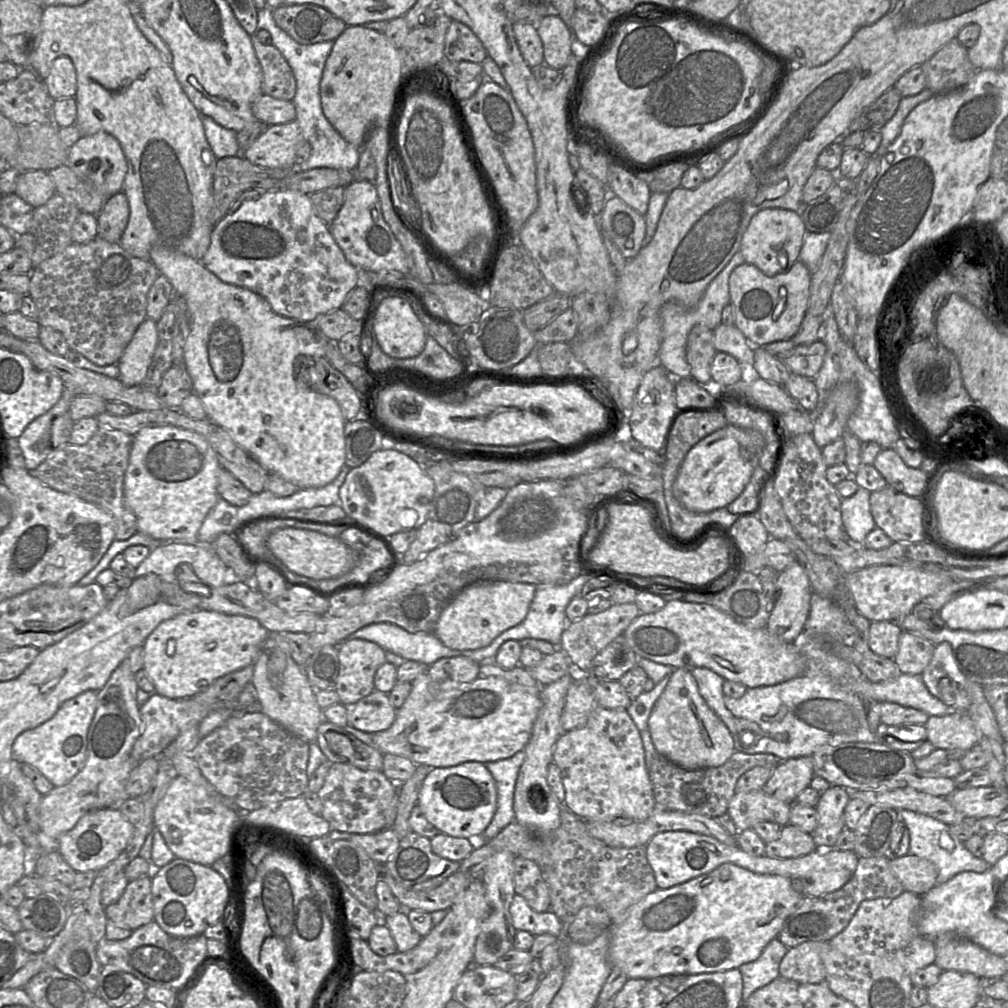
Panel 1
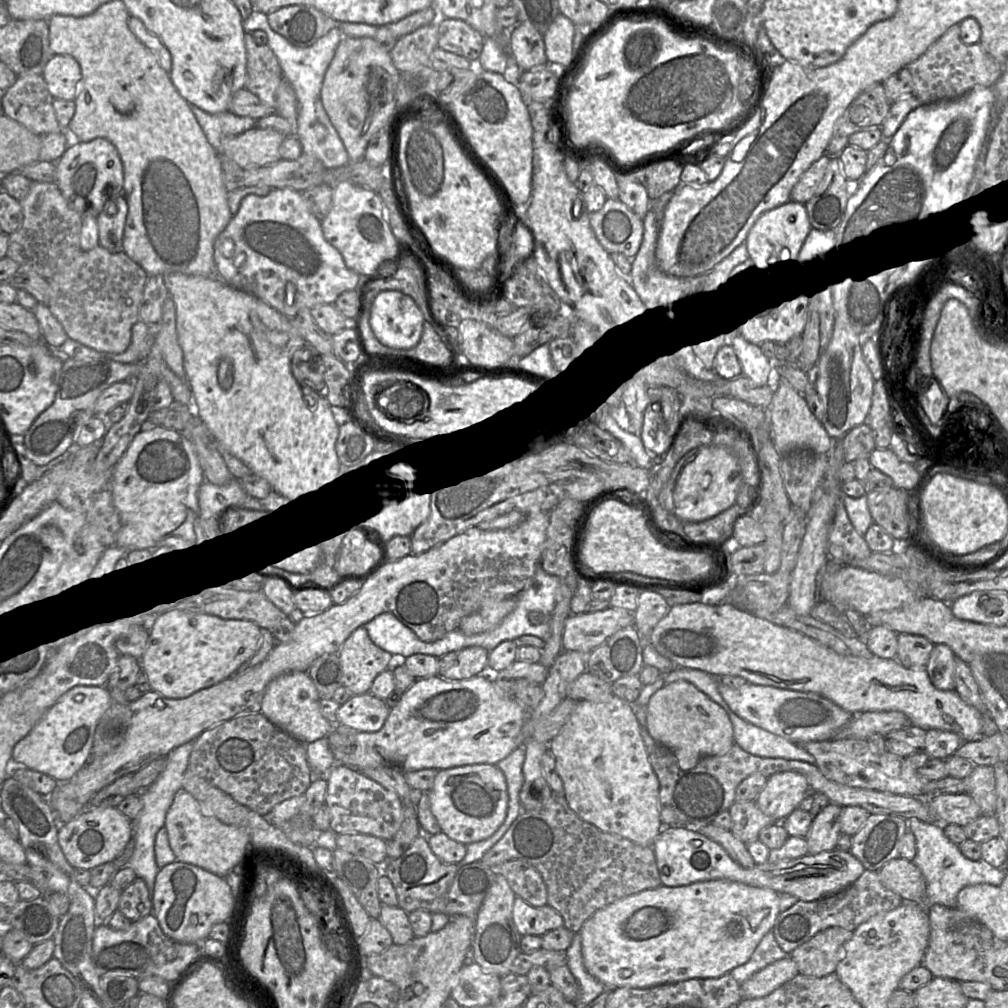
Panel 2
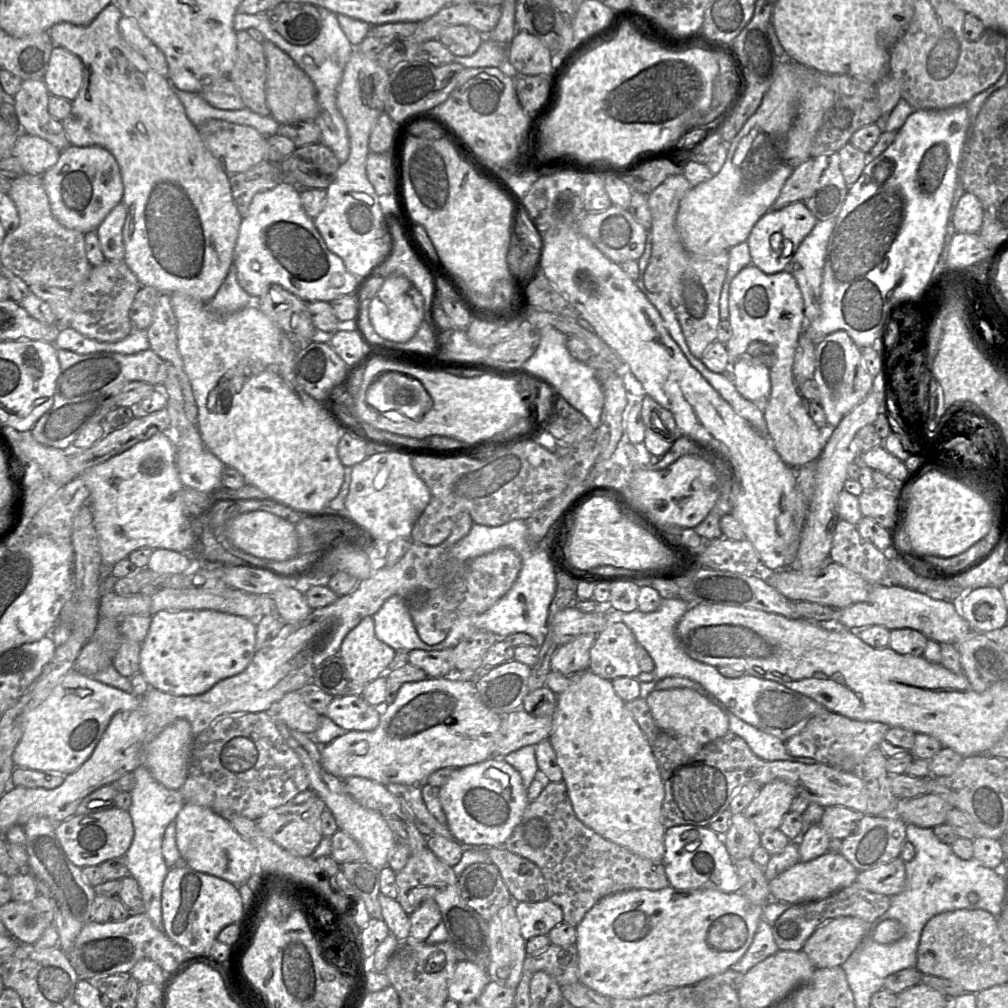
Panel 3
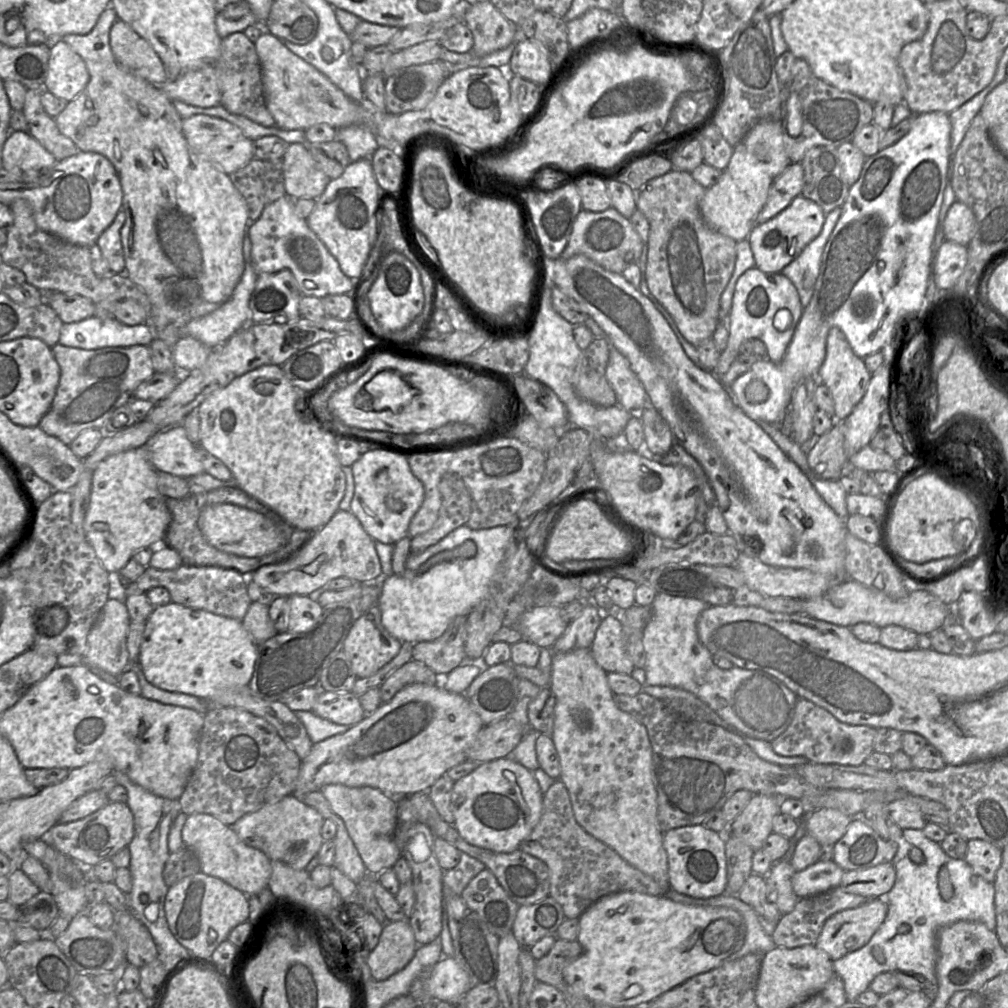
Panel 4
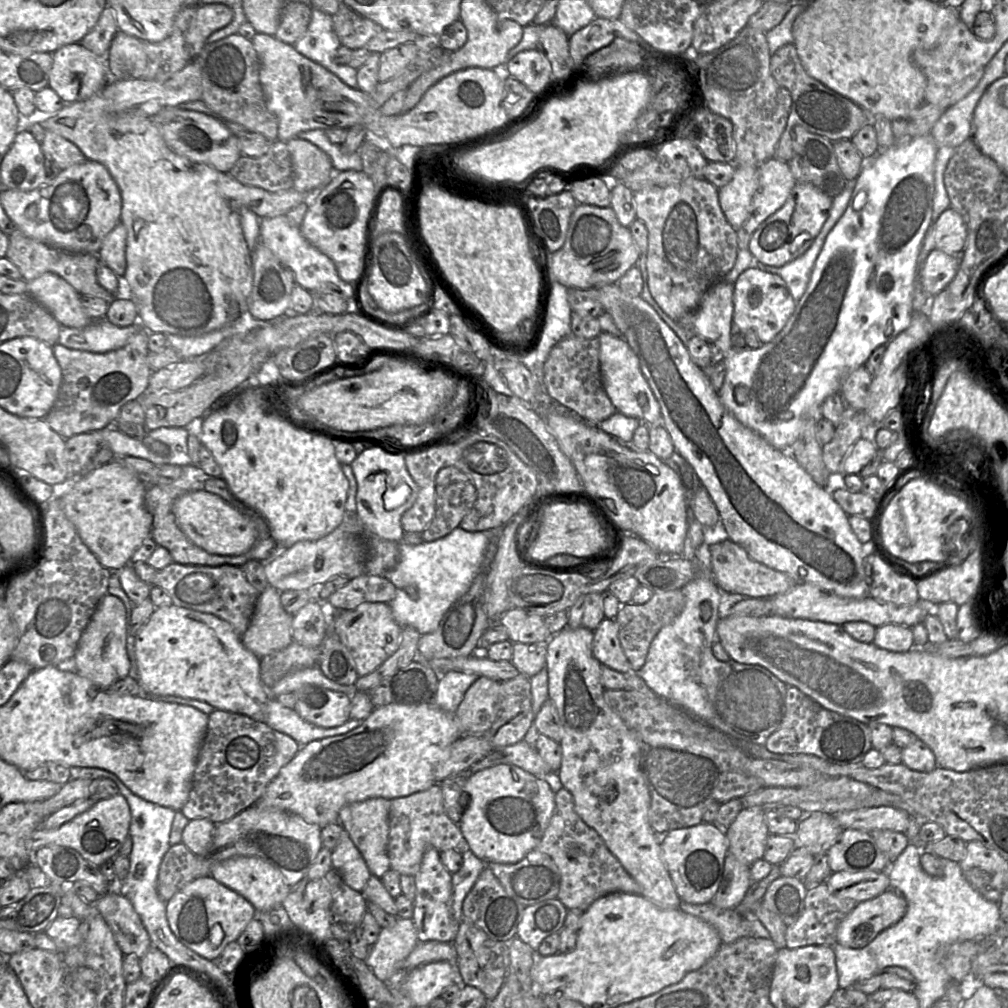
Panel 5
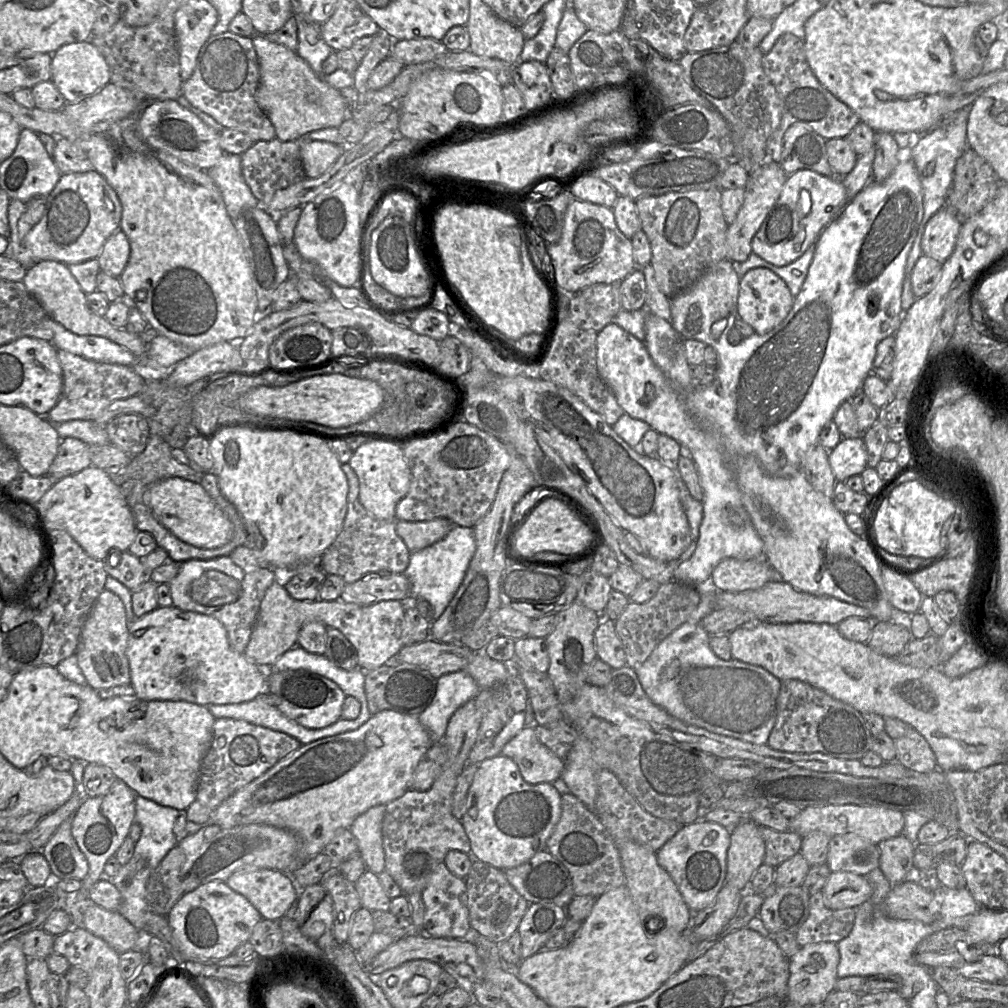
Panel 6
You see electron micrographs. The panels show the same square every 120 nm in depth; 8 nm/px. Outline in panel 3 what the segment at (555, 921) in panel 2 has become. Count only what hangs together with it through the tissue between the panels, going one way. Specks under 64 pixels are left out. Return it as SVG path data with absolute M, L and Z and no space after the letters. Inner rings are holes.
M552 901L518 902L515 912L525 941L540 935L548 935L551 929L563 922L561 908Z

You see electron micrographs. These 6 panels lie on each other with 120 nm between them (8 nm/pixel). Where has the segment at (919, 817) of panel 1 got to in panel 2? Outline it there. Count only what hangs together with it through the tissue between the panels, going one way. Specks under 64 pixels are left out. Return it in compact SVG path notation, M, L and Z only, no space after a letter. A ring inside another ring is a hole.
M917 818L907 820L909 830L916 841L916 854L912 862L921 870L926 880L926 894L921 904L928 908L934 904L955 907L960 890L976 884L1000 885L1006 875L1003 868L996 868L982 859L971 860L965 857L958 845L953 843L944 833L940 823L929 823Z

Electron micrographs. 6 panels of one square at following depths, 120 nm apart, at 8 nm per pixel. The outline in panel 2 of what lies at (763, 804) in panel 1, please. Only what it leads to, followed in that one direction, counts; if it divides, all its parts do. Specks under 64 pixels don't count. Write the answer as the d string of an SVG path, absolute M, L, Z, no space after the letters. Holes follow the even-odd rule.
M735 801L728 812L732 818L732 834L746 845L758 840L760 831L775 823L758 808L755 801Z

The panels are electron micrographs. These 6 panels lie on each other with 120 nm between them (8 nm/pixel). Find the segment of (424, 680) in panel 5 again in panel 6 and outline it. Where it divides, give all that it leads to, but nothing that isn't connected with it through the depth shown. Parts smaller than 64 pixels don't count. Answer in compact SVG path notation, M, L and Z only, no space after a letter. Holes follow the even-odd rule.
M391 660L365 674L364 691L371 715L384 710L419 716L431 703L437 690L437 679L420 667Z

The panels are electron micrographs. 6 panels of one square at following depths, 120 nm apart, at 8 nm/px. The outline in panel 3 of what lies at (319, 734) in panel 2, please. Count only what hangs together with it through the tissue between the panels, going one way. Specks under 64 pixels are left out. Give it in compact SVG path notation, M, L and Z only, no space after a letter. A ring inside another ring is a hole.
M301 691L287 693L268 713L276 722L306 734L314 734L320 726L320 715L305 703Z

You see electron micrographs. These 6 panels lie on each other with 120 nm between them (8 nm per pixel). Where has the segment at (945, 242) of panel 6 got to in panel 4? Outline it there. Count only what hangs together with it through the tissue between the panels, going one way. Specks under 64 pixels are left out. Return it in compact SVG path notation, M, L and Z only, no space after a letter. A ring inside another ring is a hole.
M956 200L950 206L944 220L945 239L967 246L975 230L974 213L966 204Z

